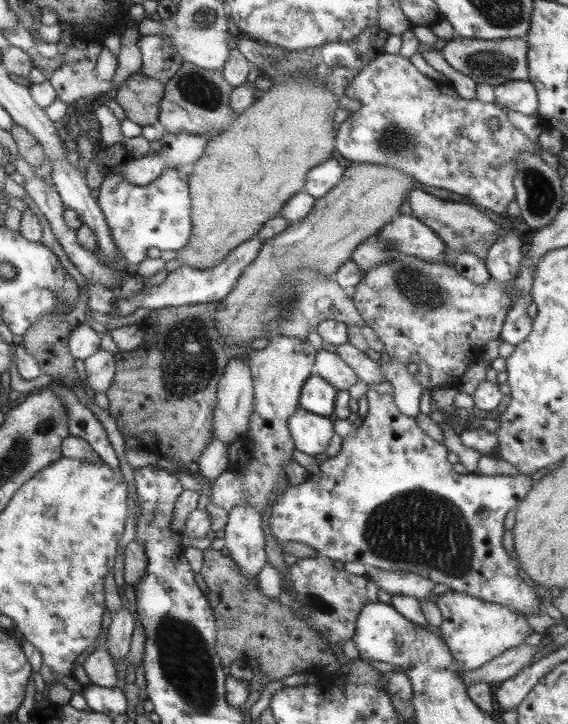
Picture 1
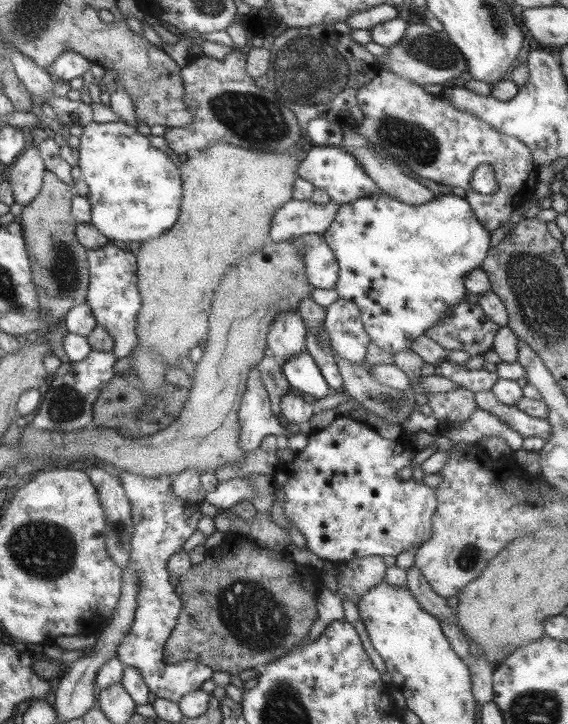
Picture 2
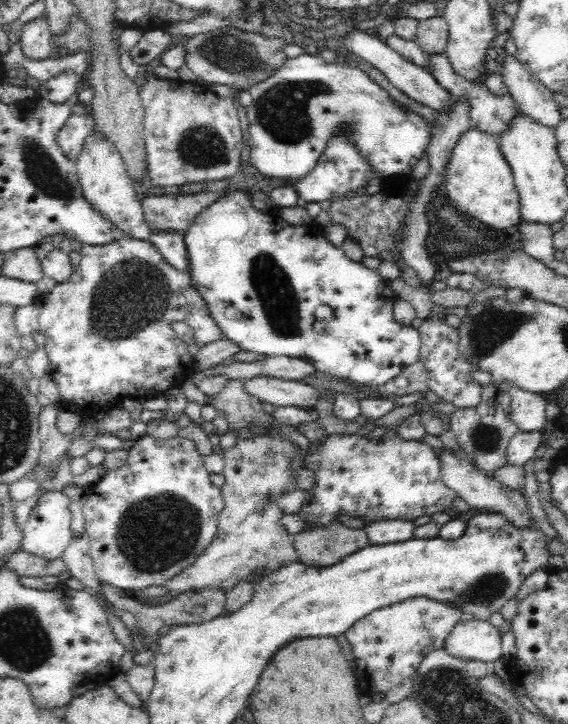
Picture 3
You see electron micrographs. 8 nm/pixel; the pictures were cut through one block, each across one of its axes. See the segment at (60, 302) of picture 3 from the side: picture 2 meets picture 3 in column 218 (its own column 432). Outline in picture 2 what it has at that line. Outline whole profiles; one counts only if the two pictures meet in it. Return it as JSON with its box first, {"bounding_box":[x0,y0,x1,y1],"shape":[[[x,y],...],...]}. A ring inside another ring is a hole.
{"bounding_box":[425,299,496,356],"shape":[[[466,299],[452,306],[441,322],[426,330],[425,336],[449,352],[463,350],[477,356],[492,350],[496,330],[496,324],[484,316],[481,307],[473,299]]]}

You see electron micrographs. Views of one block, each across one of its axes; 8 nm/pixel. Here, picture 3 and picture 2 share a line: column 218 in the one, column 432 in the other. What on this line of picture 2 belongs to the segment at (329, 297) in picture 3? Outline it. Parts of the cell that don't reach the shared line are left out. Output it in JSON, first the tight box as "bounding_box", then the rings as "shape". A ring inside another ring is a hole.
{"bounding_box":[321,192,490,354],"shape":[[[451,192],[418,205],[403,204],[385,193],[338,205],[331,225],[321,235],[338,264],[334,289],[339,298],[357,305],[364,331],[381,350],[391,354],[408,350],[412,340],[441,322],[452,306],[471,299],[463,279],[482,266],[490,249],[490,233],[469,214],[469,208],[464,198]]]}

